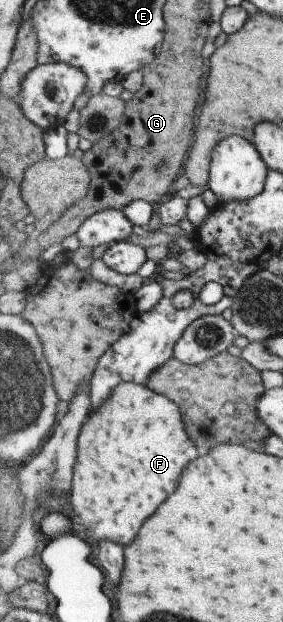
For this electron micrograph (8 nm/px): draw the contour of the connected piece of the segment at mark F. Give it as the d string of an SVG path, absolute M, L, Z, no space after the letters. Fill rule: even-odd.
M128 381L118 384L112 396L98 406L82 427L70 496L71 514L77 526L86 526L90 540L110 540L130 546L144 522L176 492L180 472L198 458L196 444L188 438L184 416L174 400L154 392L147 384Z

